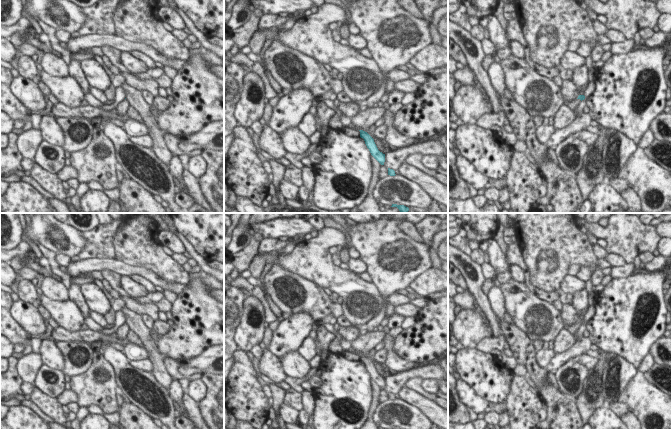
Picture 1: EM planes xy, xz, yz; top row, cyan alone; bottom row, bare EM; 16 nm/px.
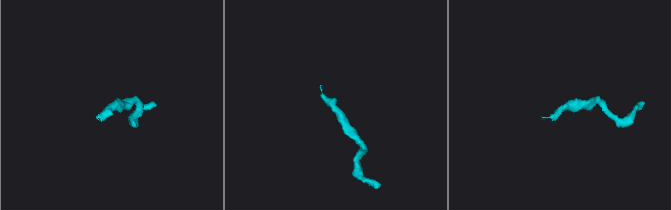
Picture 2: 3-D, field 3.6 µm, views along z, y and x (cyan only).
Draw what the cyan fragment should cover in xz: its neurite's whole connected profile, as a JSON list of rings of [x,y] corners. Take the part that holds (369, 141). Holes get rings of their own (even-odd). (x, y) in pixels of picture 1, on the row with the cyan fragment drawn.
[[[360,131],[360,137],[364,139],[367,148],[369,149],[371,155],[381,164],[384,165],[385,154],[380,152],[374,142],[374,139],[365,131]]]

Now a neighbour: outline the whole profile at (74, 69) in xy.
[[[71,58],[71,61],[67,65],[68,73],[70,76],[73,76],[78,82],[79,86],[82,88],[83,93],[89,93],[88,82],[85,78],[84,72],[80,66],[80,61],[75,58]]]

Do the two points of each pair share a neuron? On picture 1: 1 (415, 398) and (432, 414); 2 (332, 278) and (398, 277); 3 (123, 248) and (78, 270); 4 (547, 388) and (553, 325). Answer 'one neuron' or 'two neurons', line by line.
1: one neuron
2: two neurons
3: two neurons
4: two neurons

